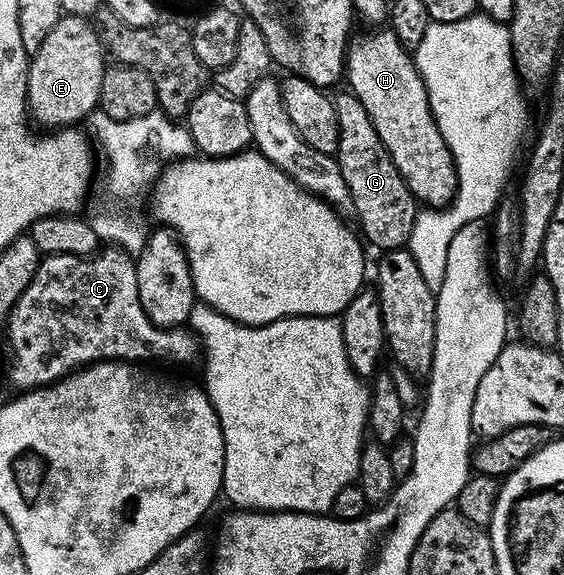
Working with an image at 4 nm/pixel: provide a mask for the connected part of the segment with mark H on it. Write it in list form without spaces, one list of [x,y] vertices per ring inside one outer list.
[[[388,28],[374,29],[366,38],[354,37],[347,47],[347,82],[348,78],[348,89],[361,101],[363,108],[367,108],[367,116],[371,116],[375,132],[379,132],[379,140],[383,140],[395,168],[399,168],[399,176],[403,176],[413,197],[429,208],[449,205],[457,194],[457,169],[447,148],[447,140],[443,140],[431,112],[427,88],[410,51],[401,45],[401,41]]]

